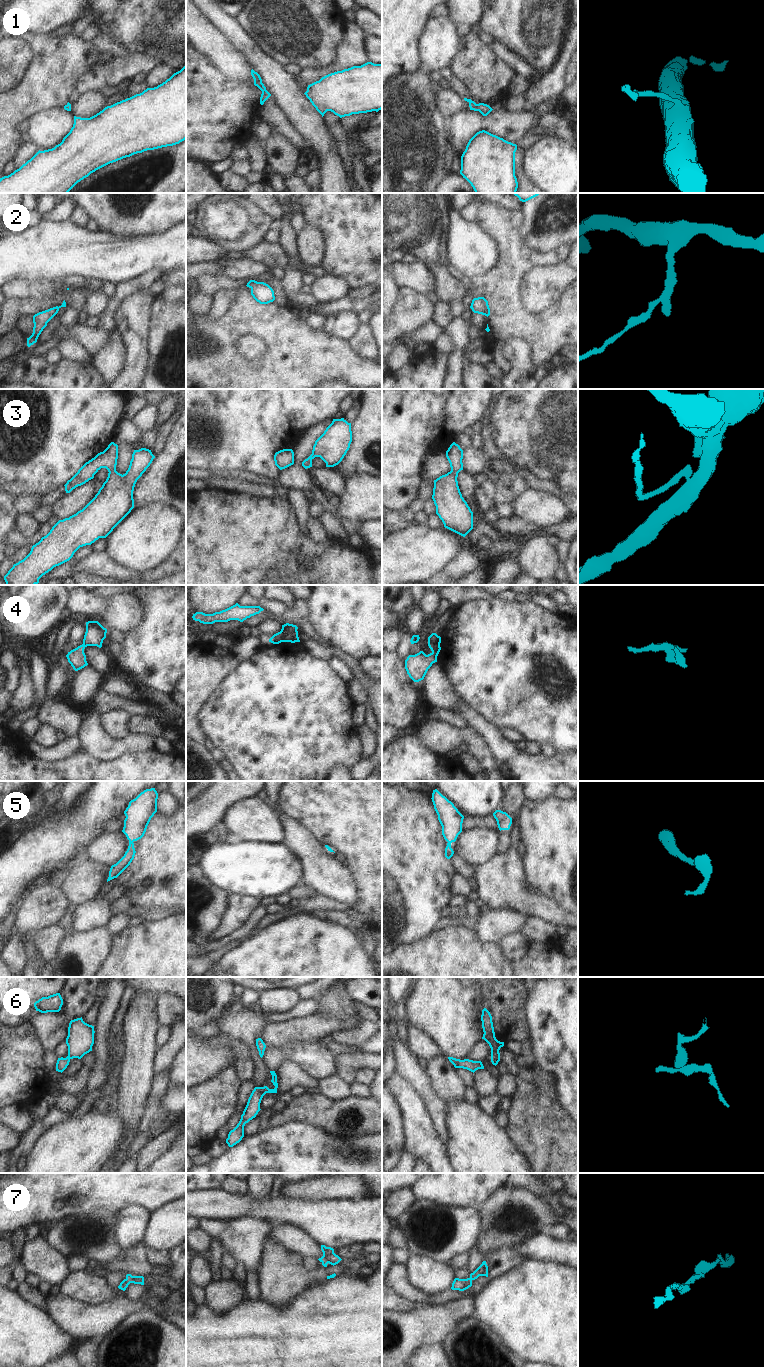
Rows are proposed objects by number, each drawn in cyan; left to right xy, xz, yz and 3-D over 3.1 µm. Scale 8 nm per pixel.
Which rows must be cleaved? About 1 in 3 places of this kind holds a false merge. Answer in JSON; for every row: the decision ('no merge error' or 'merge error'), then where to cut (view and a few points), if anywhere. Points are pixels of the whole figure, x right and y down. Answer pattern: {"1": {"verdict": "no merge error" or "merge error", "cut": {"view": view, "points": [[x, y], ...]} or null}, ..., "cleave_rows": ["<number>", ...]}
{"1": {"verdict": "no merge error", "cut": null}, "2": {"verdict": "no merge error", "cut": null}, "3": {"verdict": "no merge error", "cut": null}, "4": {"verdict": "merge error", "cut": {"view": "yz", "points": [[439, 643], [429, 646]]}}, "5": {"verdict": "no merge error", "cut": null}, "6": {"verdict": "merge error", "cut": {"view": "xz", "points": [[263, 1087], [265, 1093]]}}, "7": {"verdict": "no merge error", "cut": null}, "cleave_rows": ["4", "6"]}

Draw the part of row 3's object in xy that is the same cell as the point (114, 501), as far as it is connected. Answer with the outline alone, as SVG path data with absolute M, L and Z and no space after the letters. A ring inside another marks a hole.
M111 442L103 452L86 462L64 485L66 493L70 493L76 487L93 479L101 468L106 468L109 472L106 481L95 497L82 510L69 518L59 520L46 536L32 546L30 553L23 560L13 565L4 576L6 585L36 585L43 575L54 567L69 561L80 547L91 545L99 538L106 538L134 508L135 484L154 458L155 456L149 449L134 450L129 468L122 475L116 471L118 445Z

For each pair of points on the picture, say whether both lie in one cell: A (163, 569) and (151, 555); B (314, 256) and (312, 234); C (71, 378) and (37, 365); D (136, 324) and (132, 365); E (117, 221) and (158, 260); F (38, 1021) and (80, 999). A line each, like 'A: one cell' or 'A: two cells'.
A: two cells
B: one cell
C: one cell
D: one cell
E: two cells
F: one cell

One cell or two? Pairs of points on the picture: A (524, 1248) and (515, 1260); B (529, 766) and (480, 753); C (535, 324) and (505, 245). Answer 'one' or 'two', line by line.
A: two
B: two
C: one

